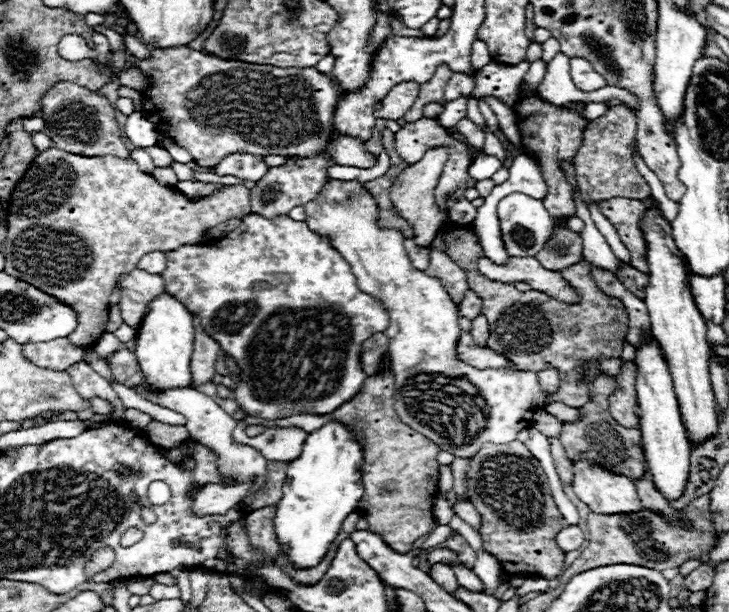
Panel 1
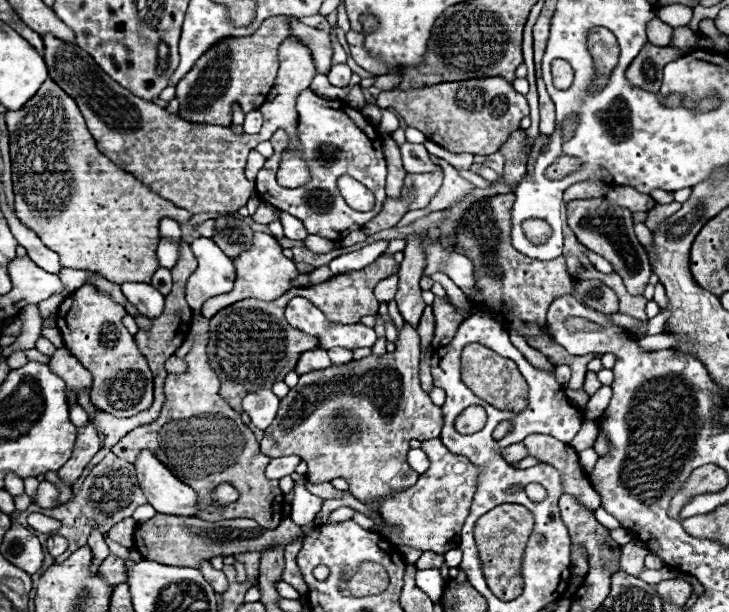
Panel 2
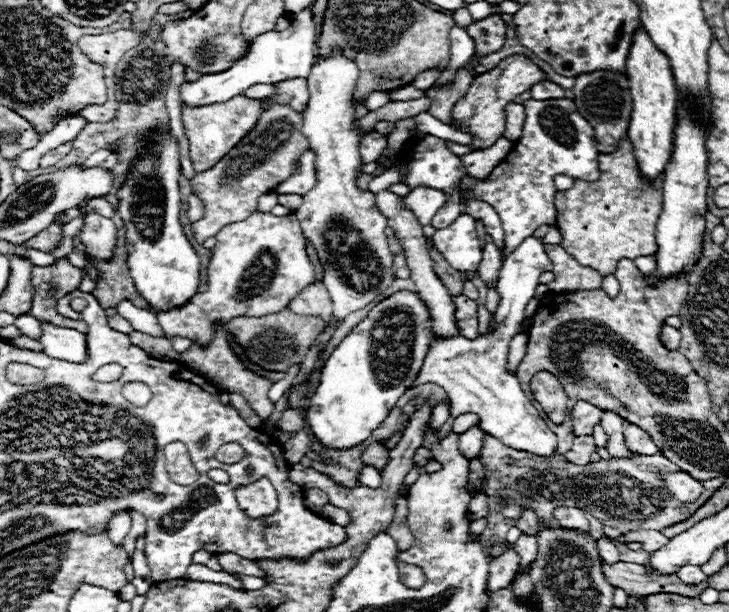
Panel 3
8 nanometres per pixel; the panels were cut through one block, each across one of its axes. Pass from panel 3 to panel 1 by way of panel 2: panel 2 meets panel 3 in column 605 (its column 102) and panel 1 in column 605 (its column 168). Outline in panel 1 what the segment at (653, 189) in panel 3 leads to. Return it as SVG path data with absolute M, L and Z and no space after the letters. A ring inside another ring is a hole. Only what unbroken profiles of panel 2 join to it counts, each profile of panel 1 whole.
M612 198L600 204L600 212L614 224L622 244L630 250L632 268L638 268L640 272L648 274L646 264L646 240L640 230L640 214L646 210L646 204L642 200L630 200L630 198Z

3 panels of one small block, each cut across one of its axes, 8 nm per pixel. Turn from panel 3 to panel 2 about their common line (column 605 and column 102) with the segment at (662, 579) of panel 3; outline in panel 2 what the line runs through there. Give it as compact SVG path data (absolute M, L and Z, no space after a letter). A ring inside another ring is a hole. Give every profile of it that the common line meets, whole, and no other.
M110 554L102 564L100 564L100 572L102 572L102 576L104 576L104 580L106 582L110 582L110 584L122 584L122 582L126 582L126 564L124 564L124 560L122 558L118 558L118 556L114 556L114 554Z

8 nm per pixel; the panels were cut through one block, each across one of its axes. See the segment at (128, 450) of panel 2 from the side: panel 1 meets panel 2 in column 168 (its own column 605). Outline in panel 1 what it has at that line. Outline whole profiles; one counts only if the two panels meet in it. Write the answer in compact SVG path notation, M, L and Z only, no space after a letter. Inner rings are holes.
M608 374L596 376L590 380L590 402L580 406L582 418L574 422L564 422L560 432L560 442L566 450L566 456L570 460L578 460L578 456L594 460L602 464L608 472L622 474L634 482L642 480L644 476L644 454L640 448L640 430L638 428L624 428L620 426L608 412L608 396L612 396L616 390L616 380Z

